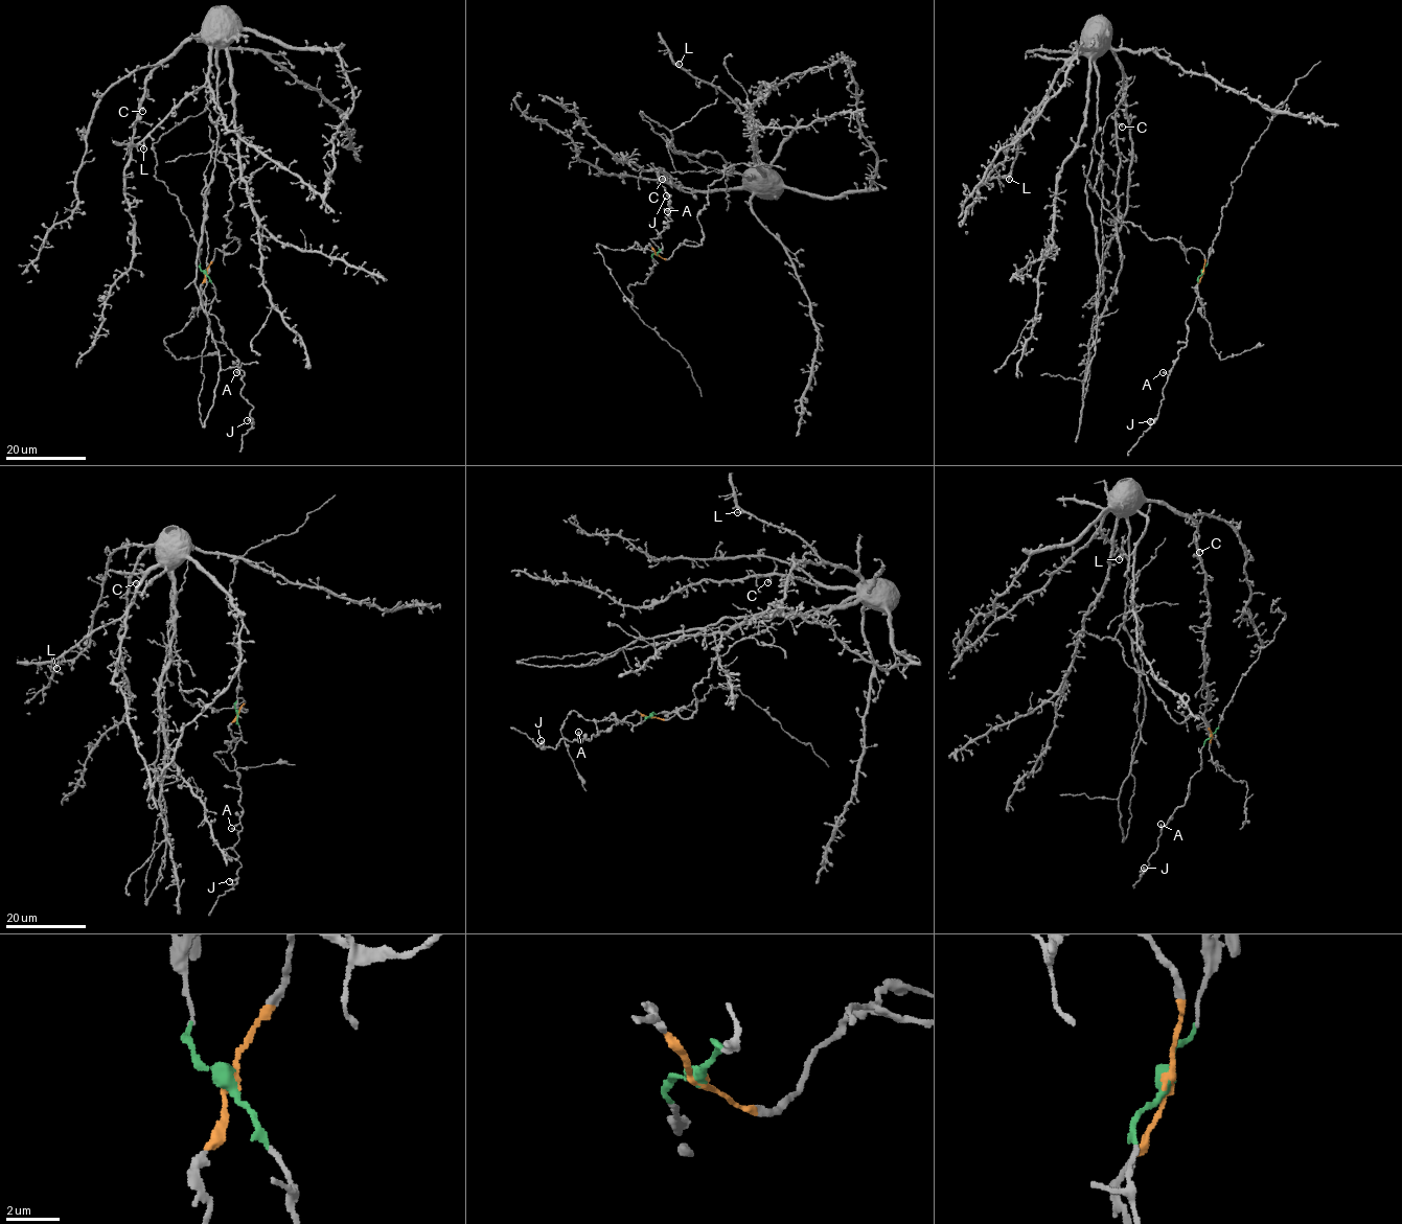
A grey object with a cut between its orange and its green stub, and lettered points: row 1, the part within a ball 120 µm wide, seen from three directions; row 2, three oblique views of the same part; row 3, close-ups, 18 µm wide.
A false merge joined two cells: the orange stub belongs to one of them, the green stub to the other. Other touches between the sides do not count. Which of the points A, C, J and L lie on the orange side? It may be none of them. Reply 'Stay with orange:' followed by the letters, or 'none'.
Stay with orange: C, L

